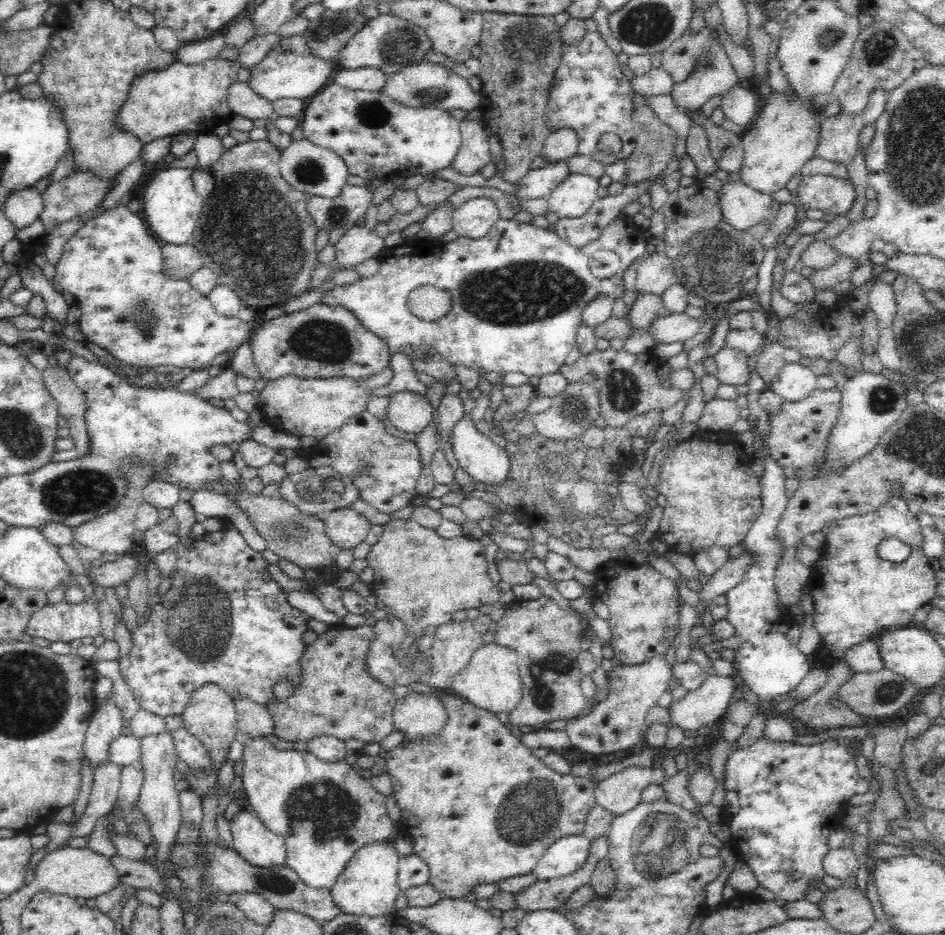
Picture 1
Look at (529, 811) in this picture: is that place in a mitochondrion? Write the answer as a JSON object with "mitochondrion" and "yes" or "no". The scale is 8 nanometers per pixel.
{"mitochondrion":"yes"}

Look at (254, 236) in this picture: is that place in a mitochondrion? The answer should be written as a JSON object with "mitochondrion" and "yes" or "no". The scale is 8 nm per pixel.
{"mitochondrion":"yes"}

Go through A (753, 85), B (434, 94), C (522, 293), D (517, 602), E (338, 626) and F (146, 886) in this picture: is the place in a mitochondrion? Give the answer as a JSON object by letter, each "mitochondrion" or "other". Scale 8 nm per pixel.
{"A":"other","B":"mitochondrion","C":"mitochondrion","D":"other","E":"other","F":"other"}

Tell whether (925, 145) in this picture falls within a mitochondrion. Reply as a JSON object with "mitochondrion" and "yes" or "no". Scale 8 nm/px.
{"mitochondrion":"yes"}

